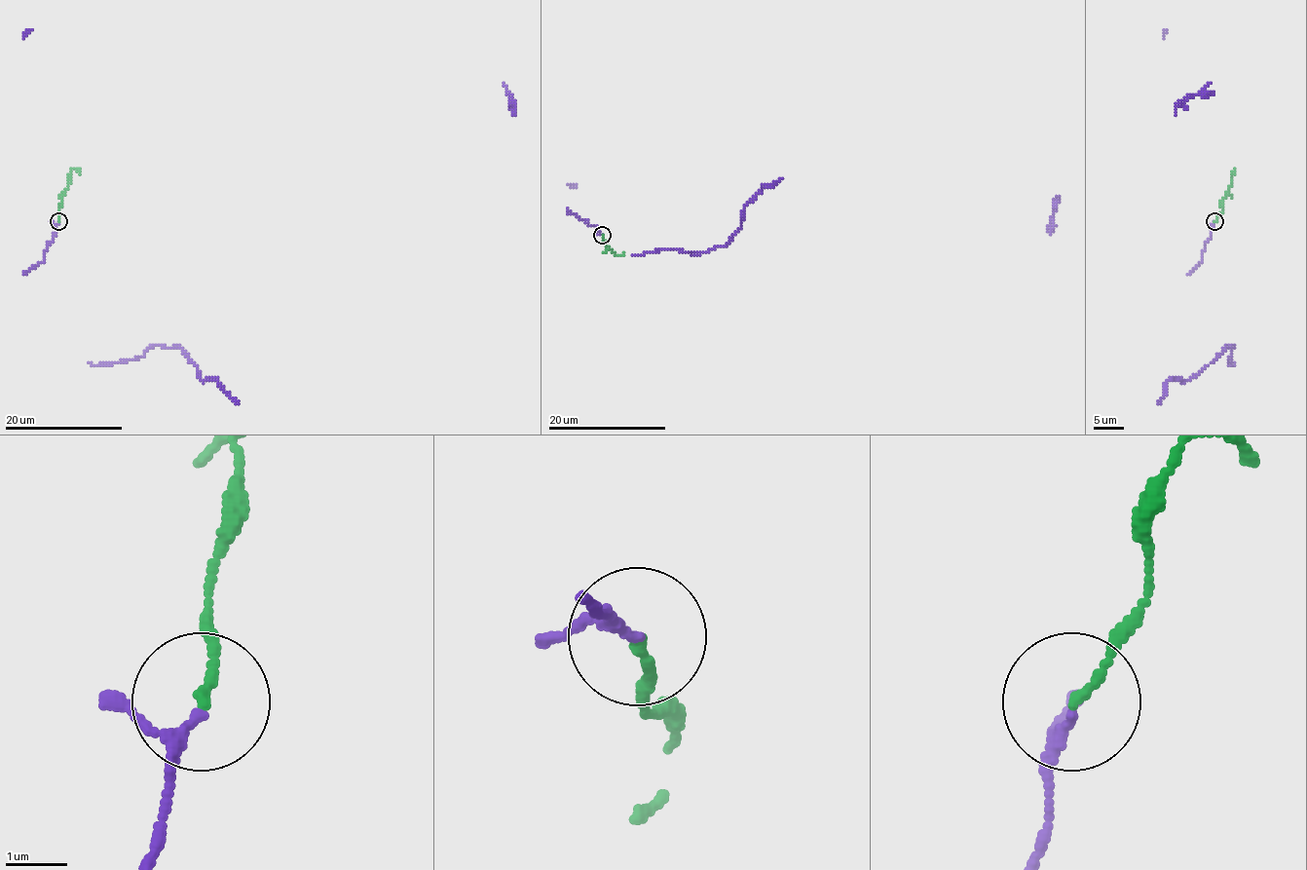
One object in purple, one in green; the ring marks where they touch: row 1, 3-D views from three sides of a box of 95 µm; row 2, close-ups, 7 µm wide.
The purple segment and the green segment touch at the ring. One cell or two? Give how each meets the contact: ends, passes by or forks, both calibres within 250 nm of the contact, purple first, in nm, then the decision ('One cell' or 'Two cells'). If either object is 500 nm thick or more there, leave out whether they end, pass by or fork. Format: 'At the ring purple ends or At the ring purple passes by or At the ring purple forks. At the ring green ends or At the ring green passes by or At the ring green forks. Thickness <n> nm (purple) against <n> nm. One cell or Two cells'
At the ring purple passes by. At the ring green ends. Thickness 150 nm (purple) against 140 nm. One cell

